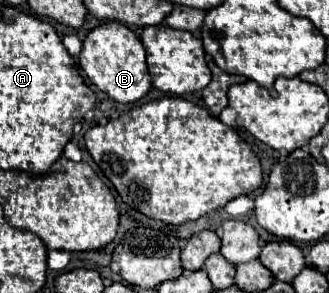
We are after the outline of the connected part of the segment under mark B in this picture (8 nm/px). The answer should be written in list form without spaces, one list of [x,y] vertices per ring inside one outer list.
[[[118,21],[102,23],[100,27],[92,29],[86,35],[78,63],[84,69],[84,73],[88,75],[88,79],[100,91],[104,91],[108,97],[112,97],[118,103],[134,103],[134,101],[142,99],[150,89],[146,51],[142,47],[138,35],[130,27],[126,27]]]

